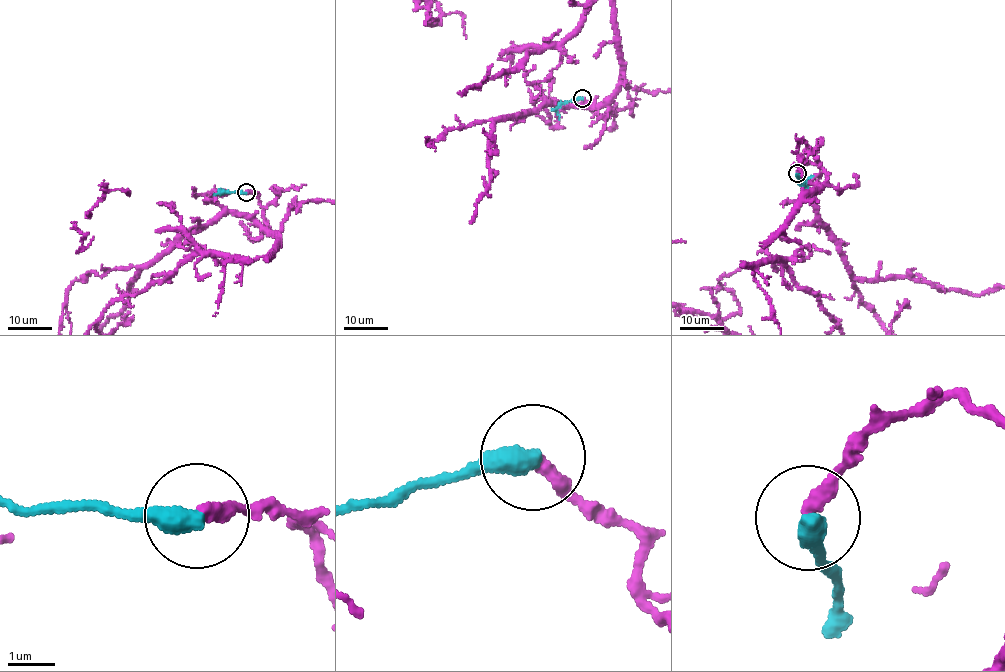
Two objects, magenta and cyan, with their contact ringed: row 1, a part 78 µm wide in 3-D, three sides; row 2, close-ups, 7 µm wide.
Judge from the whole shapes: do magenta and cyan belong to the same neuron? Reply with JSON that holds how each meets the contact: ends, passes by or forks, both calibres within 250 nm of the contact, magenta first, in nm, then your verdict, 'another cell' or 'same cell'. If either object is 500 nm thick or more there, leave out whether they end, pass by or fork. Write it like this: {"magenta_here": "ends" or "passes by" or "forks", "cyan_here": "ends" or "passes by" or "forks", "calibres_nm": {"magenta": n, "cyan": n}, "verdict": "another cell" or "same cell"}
{"magenta_here": "ends", "cyan_here": "ends", "calibres_nm": {"magenta": 300, "cyan": 480}, "verdict": "another cell"}

